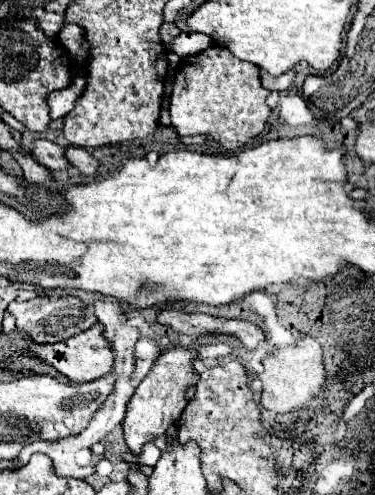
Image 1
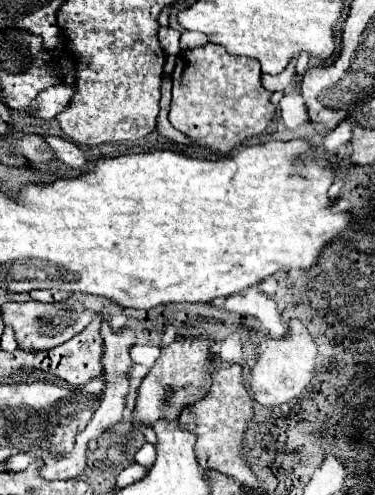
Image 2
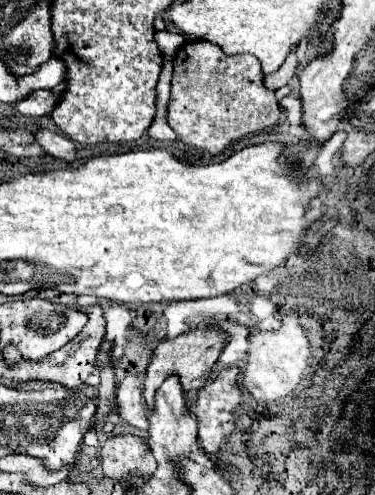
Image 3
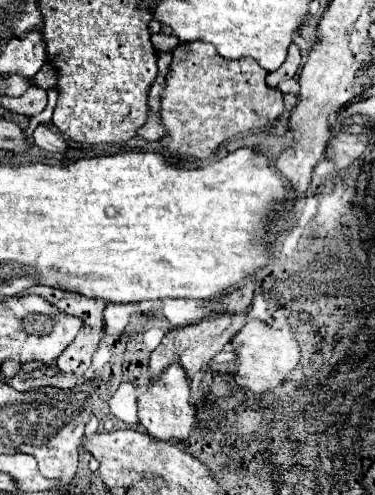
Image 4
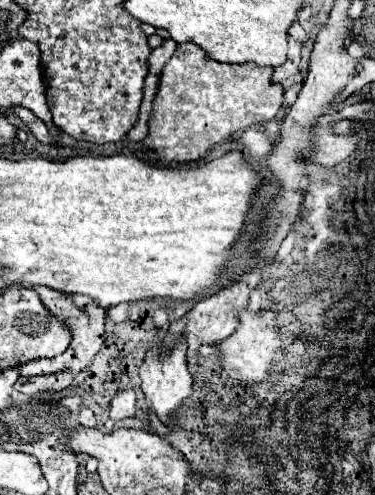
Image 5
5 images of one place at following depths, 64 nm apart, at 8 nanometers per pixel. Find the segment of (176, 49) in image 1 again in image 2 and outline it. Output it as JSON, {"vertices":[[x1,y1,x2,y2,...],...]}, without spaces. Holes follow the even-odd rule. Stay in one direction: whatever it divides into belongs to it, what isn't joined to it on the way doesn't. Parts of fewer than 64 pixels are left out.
{"vertices":[[182,32,182,36,180,36,180,48,182,50,194,50,194,48,198,48,198,46,204,46,204,44,208,44,208,36,204,36,204,34,200,34,200,32]]}

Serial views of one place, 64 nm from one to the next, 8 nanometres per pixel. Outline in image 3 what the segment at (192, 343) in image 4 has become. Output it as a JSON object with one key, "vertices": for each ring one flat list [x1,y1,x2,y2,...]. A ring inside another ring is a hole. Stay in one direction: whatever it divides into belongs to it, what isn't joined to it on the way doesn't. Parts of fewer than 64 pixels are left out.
{"vertices":[[188,330,188,332,184,332,172,340,160,342,158,348,154,350,154,360,148,366,146,380,144,380,144,404,146,404,146,408,154,410,154,394,162,386,162,382,172,374,176,374,180,378,184,394,188,394,190,390,204,388,224,344,226,344,226,332,222,332,222,330]]}

